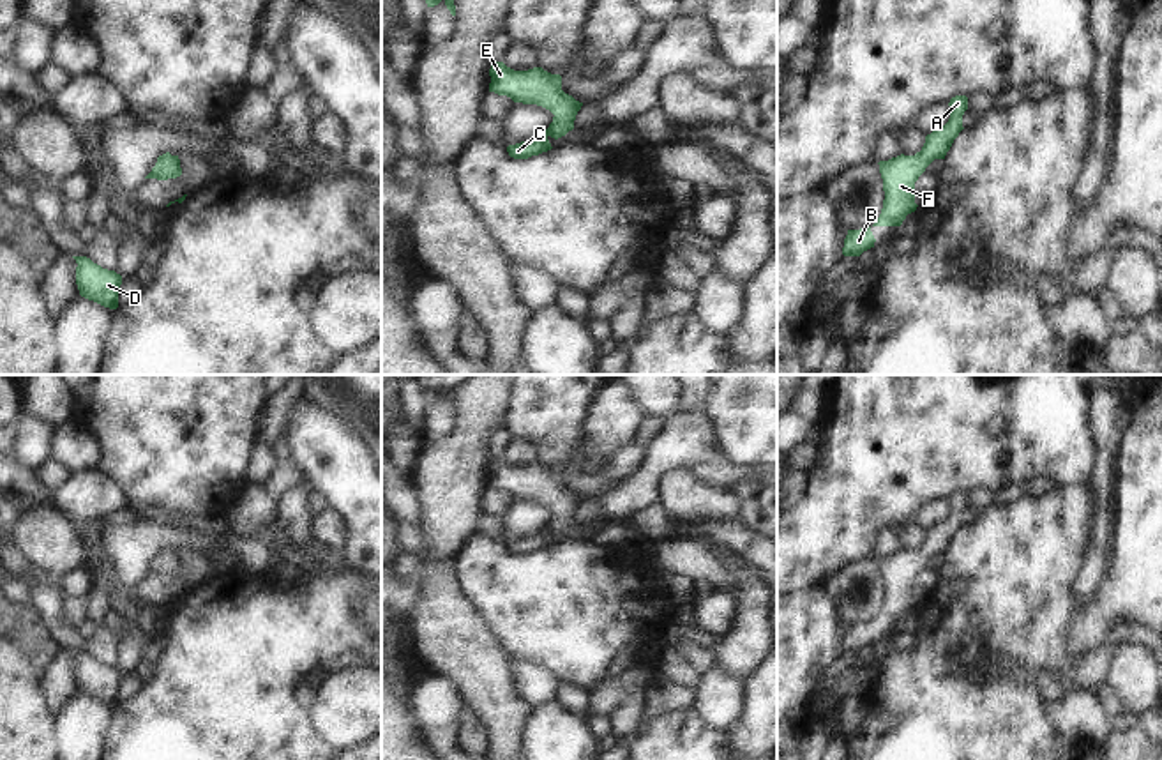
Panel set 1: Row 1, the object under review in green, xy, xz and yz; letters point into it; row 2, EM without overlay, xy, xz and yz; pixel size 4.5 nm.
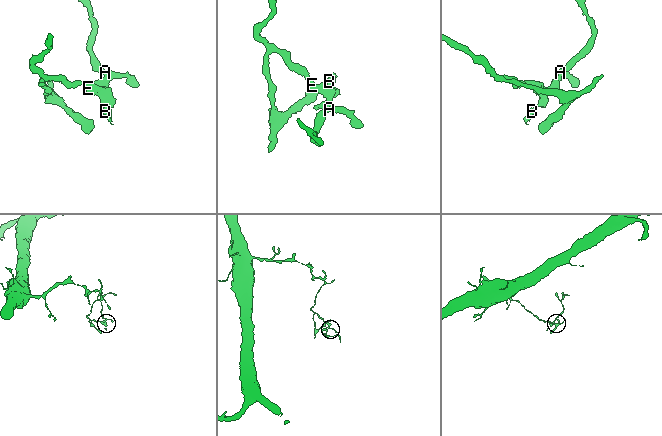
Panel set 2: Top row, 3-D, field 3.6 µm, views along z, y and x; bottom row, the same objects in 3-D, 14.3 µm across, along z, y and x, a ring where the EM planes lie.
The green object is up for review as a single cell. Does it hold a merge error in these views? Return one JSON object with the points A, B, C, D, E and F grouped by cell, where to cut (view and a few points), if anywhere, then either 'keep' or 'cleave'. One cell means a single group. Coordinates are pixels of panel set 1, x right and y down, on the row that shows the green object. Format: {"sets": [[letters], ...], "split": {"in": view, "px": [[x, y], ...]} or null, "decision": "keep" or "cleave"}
{"sets": [["A", "B", "C", "D", "E", "F"]], "split": null, "decision": "keep"}

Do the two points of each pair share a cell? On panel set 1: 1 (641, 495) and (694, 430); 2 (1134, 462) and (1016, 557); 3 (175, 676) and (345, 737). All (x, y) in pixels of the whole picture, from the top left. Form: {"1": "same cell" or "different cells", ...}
{"1": "same cell", "2": "different cells", "3": "different cells"}

